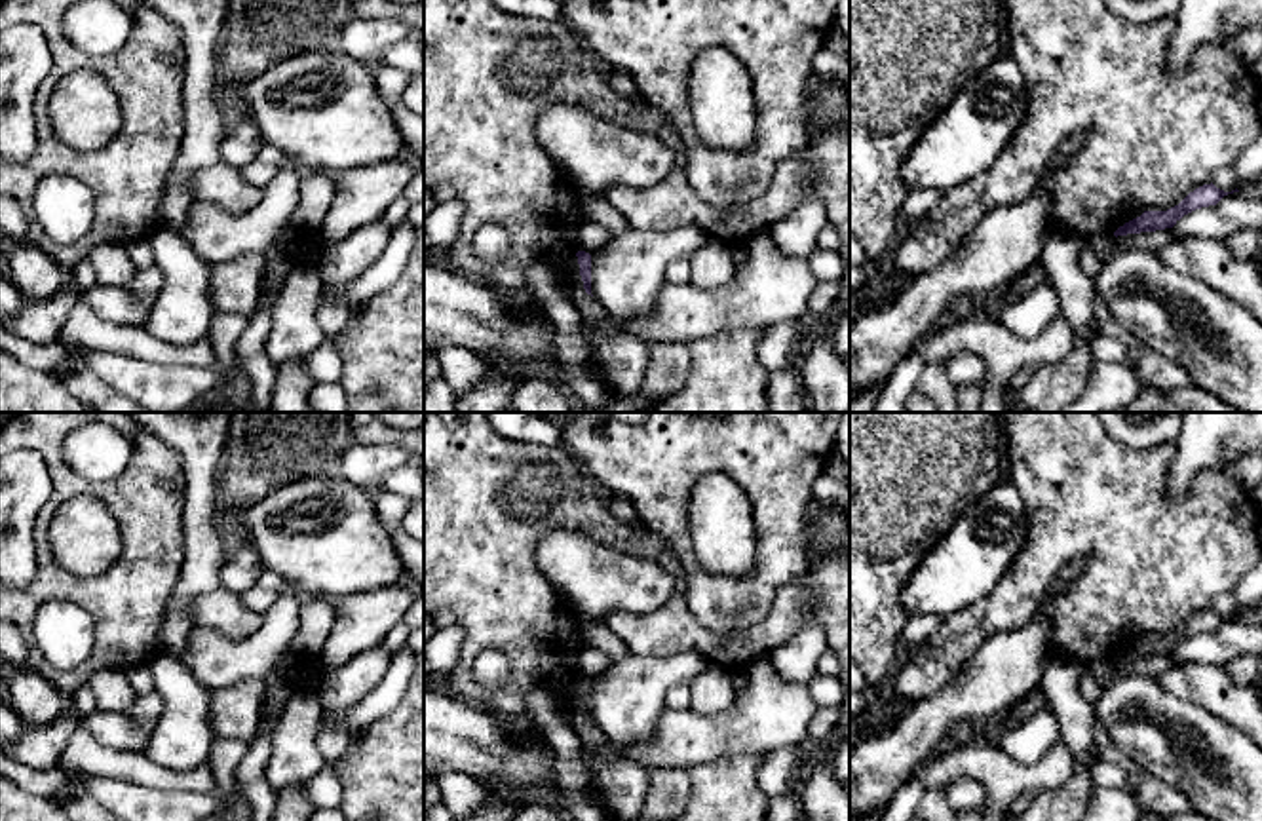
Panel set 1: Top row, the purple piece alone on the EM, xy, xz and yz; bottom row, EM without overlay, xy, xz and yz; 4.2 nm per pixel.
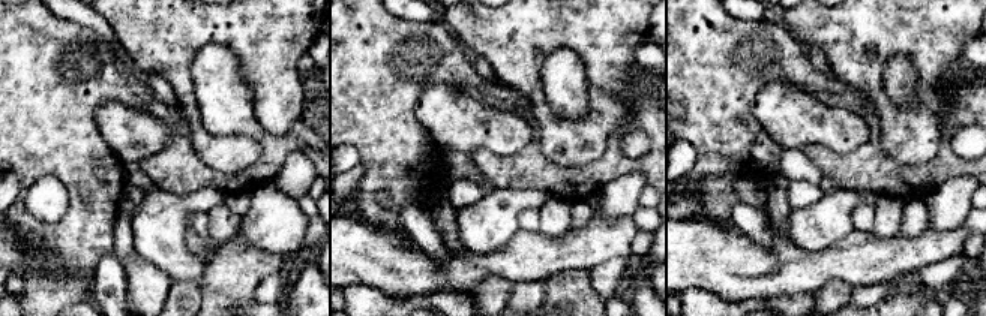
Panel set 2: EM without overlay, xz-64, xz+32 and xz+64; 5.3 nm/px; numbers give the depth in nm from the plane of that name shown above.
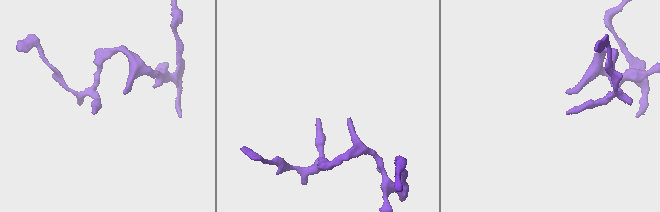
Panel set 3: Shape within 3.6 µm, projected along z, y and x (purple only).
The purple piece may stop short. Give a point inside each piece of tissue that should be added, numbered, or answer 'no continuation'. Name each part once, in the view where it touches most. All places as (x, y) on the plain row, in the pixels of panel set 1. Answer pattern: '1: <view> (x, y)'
no continuation

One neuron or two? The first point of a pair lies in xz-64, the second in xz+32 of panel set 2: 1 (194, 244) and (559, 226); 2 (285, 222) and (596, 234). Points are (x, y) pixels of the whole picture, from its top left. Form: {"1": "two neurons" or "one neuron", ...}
{"1": "two neurons", "2": "one neuron"}

